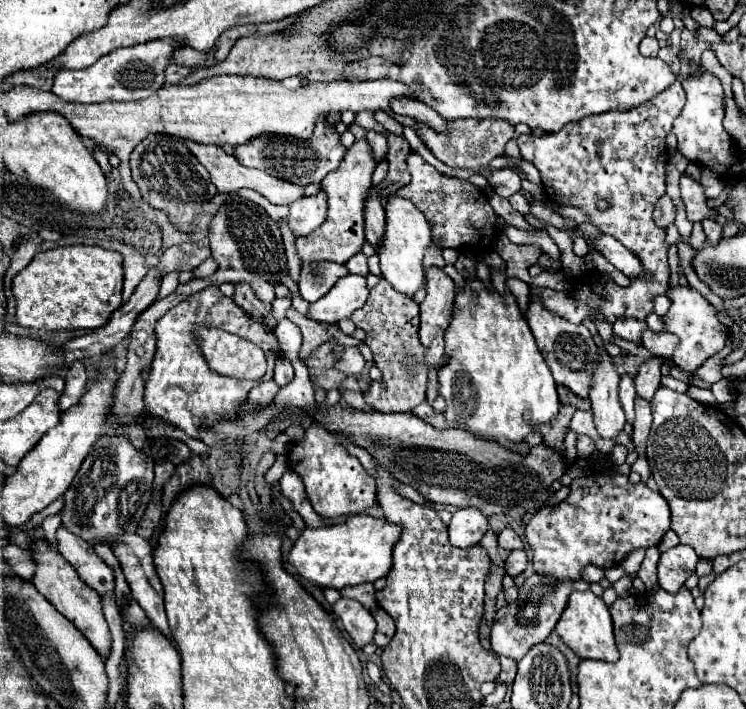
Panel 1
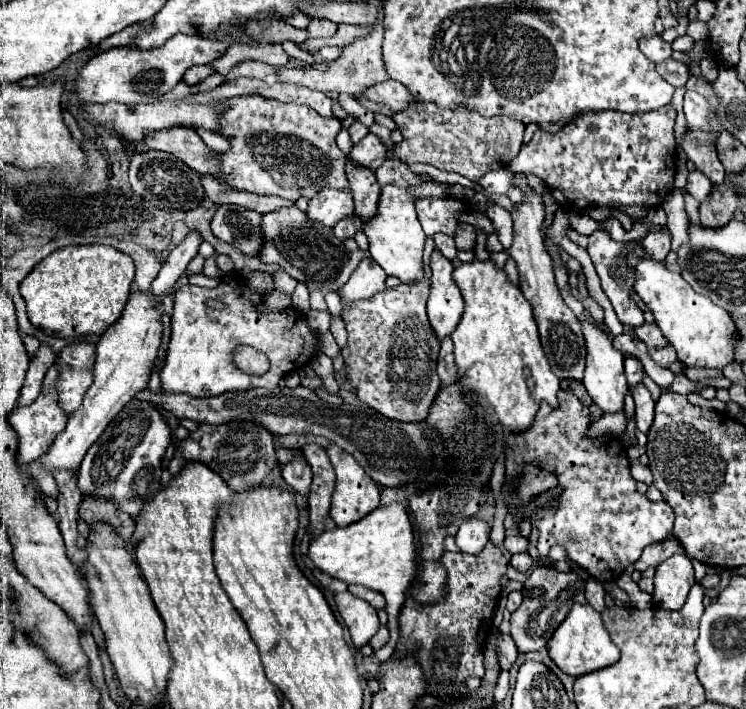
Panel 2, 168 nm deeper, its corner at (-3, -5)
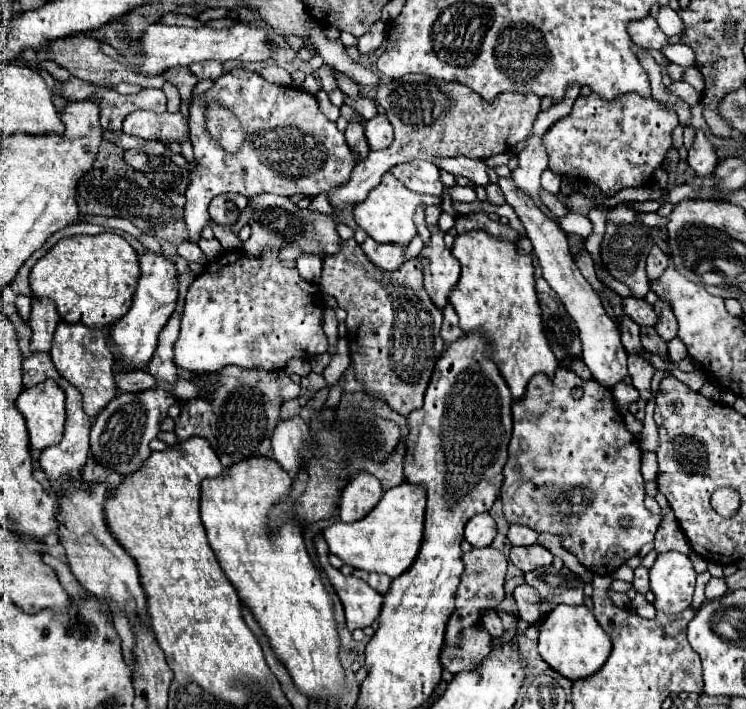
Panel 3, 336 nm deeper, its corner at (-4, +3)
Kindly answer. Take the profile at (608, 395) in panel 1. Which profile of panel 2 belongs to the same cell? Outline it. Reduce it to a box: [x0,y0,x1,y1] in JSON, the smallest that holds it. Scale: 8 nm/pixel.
[578,316,628,412]

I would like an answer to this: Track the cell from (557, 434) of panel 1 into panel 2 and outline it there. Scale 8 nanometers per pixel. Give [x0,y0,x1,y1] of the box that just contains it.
[506,390,674,582]

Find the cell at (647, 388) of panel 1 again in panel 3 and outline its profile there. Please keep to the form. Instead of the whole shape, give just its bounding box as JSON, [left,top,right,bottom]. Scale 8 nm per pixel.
[655,300,677,342]

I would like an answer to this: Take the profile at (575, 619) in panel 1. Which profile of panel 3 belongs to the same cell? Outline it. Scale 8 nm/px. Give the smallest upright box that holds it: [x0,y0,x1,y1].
[539,604,613,680]

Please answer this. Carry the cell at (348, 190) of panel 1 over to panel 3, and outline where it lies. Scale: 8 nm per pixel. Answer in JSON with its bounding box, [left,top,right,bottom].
[365,114,393,148]

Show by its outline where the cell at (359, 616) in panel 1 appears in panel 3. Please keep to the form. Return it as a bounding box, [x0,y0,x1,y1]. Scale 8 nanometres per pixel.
[313,534,383,632]

